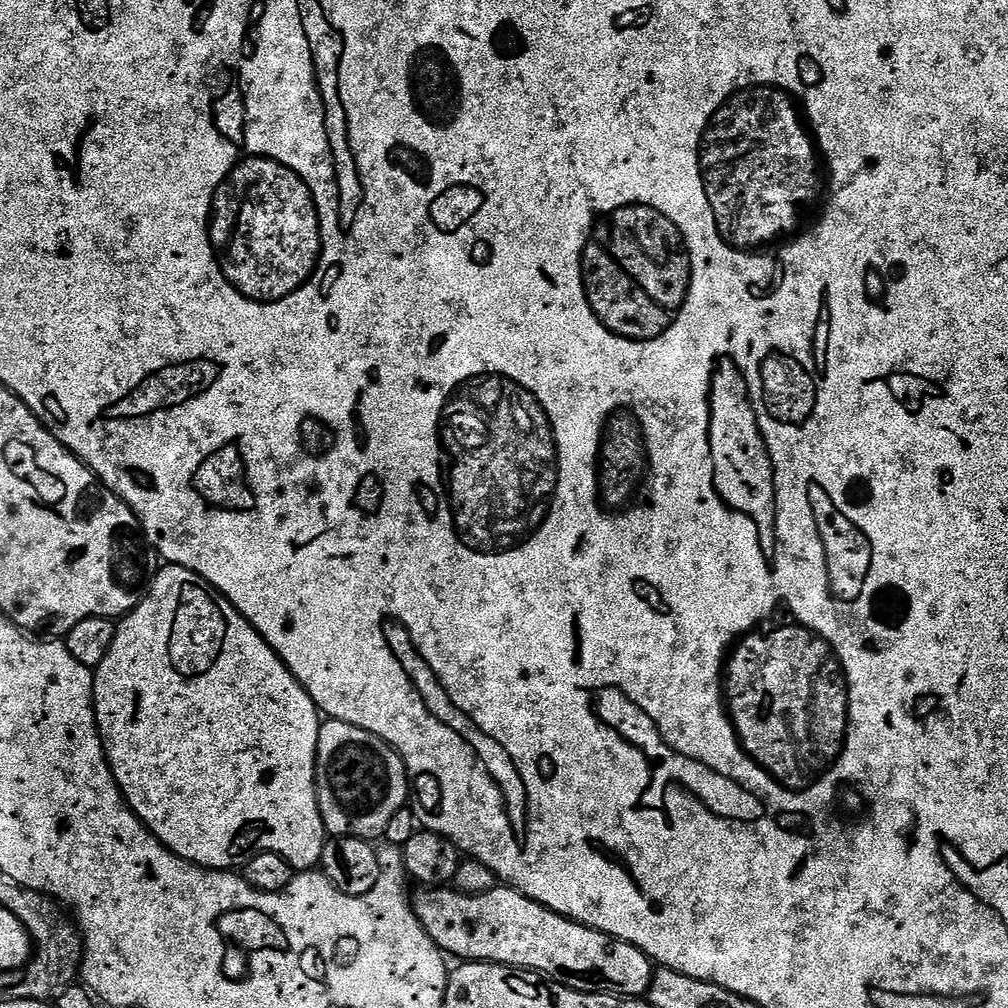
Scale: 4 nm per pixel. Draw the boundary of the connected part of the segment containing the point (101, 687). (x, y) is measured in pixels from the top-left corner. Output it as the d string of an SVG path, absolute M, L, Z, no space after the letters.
M168 564L164 566L164 569L160 573L158 572L151 577L151 580L153 578L152 585L150 585L150 580L146 591L141 595L139 604L117 623L114 642L110 646L110 651L106 653L106 658L102 658L100 665L94 669L92 677L92 705L96 711L96 727L100 729L100 740L104 743L104 753L108 759L110 770L116 779L116 785L120 787L121 796L124 797L124 800L128 803L128 807L136 813L137 818L141 820L145 828L153 836L157 836L175 856L189 860L191 864L197 864L199 868L209 870L236 870L247 864L249 860L252 860L257 852L269 852L270 854L278 854L294 870L315 869L322 858L322 850L324 849L324 841L326 839L322 814L318 806L318 794L316 793L316 751L318 750L318 734L320 733L322 723L320 709L316 707L316 704L310 698L310 694L305 688L296 681L294 674L280 661L278 653L262 638L262 634L258 634L258 630L254 630L254 626L250 626L248 619L217 588L207 584L197 572L191 572L177 564Z

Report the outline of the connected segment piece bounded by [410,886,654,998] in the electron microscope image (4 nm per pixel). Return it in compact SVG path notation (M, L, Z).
M424 886L419 891L410 900L412 913L418 918L418 922L422 922L426 934L430 934L440 951L449 957L461 956L459 959L464 962L507 964L510 968L538 972L579 992L602 992L606 996L621 998L644 998L648 995L654 961L642 950L638 950L638 946L615 940L613 936L599 932L597 928L588 928L571 920L569 916L558 914L534 902L517 888L497 886L488 892L469 894L452 886Z

